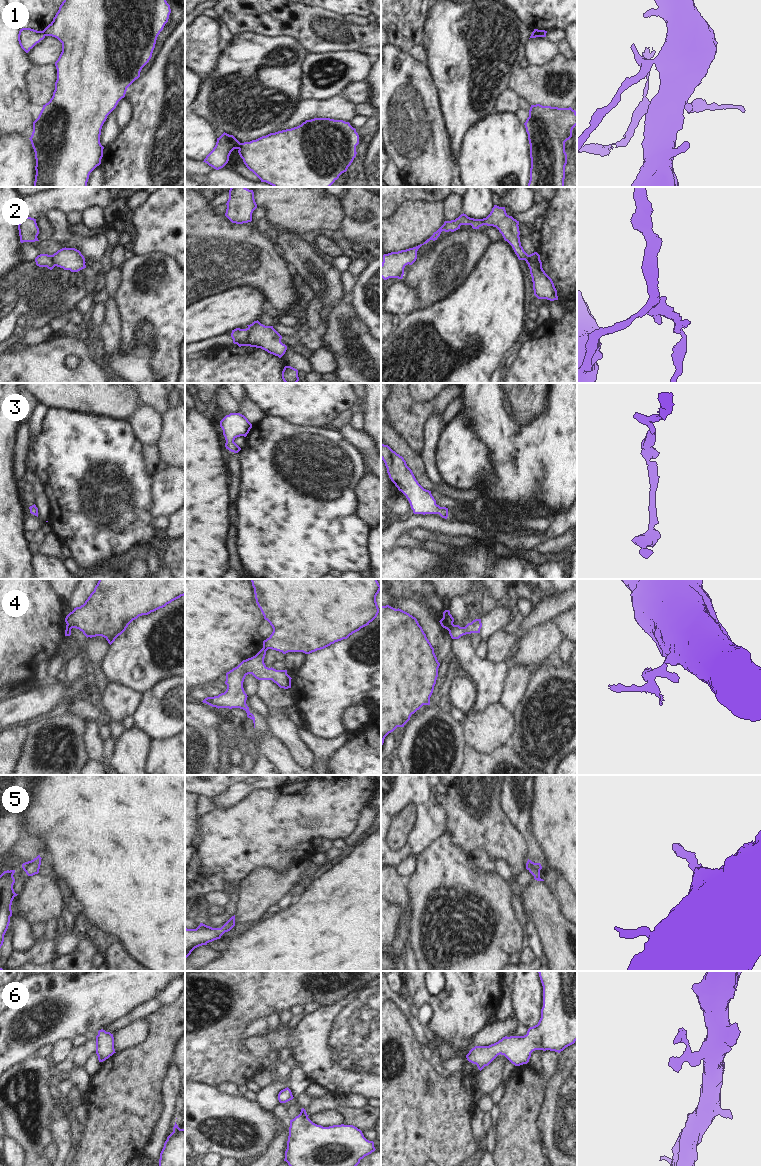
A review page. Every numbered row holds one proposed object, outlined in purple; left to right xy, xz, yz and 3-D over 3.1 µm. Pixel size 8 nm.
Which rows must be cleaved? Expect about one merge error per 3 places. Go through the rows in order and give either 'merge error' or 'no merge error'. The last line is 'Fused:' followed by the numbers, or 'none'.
1: merge error
2: merge error
3: no merge error
4: merge error
5: no merge error
6: no merge error
Fused: 1, 2, 4

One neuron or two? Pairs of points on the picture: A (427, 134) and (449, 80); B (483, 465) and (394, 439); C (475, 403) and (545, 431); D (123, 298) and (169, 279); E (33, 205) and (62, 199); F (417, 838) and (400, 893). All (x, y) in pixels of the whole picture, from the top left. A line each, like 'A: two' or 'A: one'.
A: two
B: two
C: one
D: one
E: one
F: two

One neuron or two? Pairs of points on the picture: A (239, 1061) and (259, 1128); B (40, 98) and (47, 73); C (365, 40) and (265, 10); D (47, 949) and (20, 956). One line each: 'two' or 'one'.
A: two
B: one
C: one
D: one

